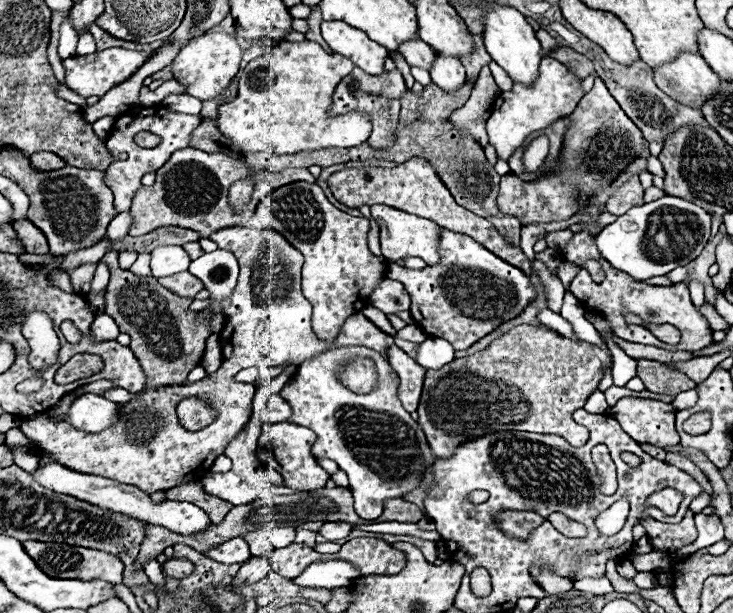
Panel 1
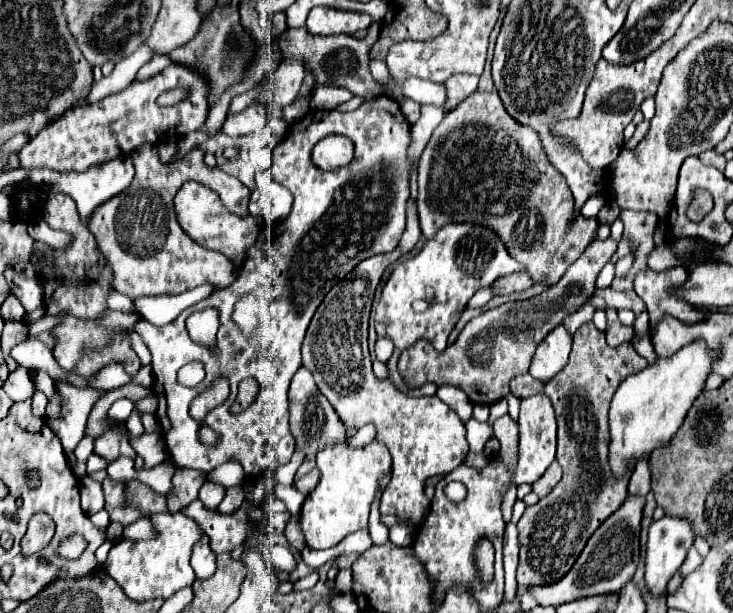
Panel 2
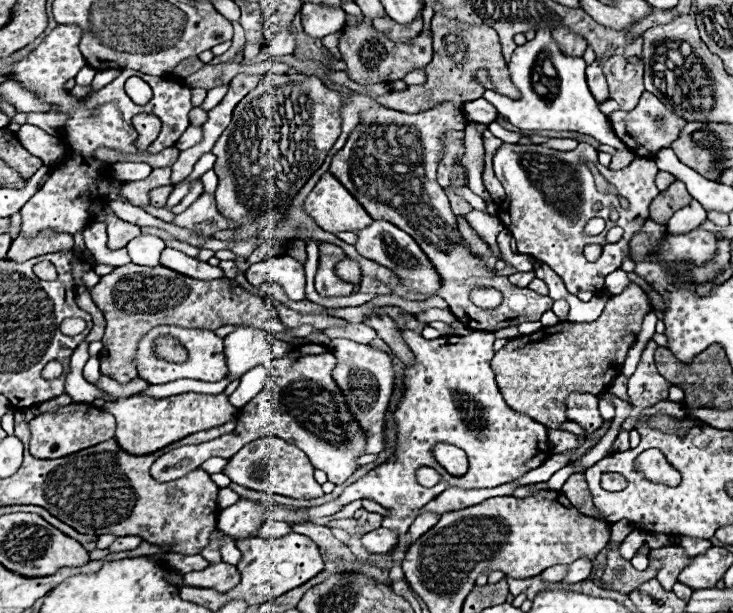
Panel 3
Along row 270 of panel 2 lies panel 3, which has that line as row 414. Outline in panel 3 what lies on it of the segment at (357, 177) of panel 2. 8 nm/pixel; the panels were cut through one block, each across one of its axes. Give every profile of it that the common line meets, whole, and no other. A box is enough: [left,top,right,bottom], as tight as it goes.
[150,344,364,484]

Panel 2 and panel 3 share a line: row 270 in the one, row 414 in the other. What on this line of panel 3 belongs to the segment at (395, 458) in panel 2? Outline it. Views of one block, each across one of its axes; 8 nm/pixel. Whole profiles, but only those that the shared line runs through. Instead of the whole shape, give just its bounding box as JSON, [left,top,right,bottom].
[328,338,394,454]

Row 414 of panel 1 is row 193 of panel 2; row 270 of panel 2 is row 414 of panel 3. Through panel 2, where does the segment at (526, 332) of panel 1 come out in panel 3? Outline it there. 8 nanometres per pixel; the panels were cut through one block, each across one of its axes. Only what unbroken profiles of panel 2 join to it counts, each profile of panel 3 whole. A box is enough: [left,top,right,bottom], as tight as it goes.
[492,284,652,418]

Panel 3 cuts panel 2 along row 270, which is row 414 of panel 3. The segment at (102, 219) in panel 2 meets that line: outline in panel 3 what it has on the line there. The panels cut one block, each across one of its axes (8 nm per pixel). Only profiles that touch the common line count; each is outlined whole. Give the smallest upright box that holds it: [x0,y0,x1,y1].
[102,392,238,456]

